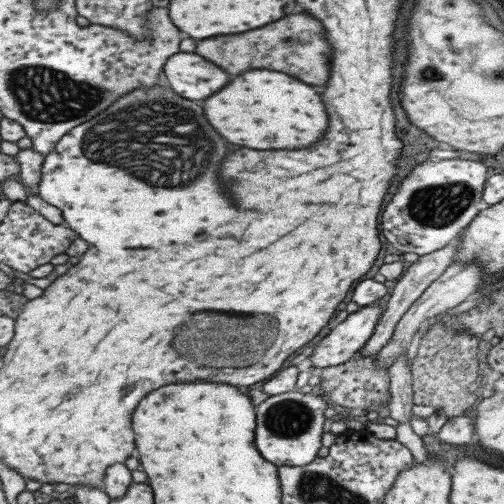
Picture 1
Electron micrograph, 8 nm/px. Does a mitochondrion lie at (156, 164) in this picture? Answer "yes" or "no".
yes

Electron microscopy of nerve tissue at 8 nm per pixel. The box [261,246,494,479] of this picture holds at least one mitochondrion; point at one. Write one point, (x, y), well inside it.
(461, 327)

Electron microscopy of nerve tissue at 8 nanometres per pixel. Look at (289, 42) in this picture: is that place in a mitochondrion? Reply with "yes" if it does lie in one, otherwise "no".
yes

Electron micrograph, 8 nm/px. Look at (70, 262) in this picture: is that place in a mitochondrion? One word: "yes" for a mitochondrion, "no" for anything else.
no

